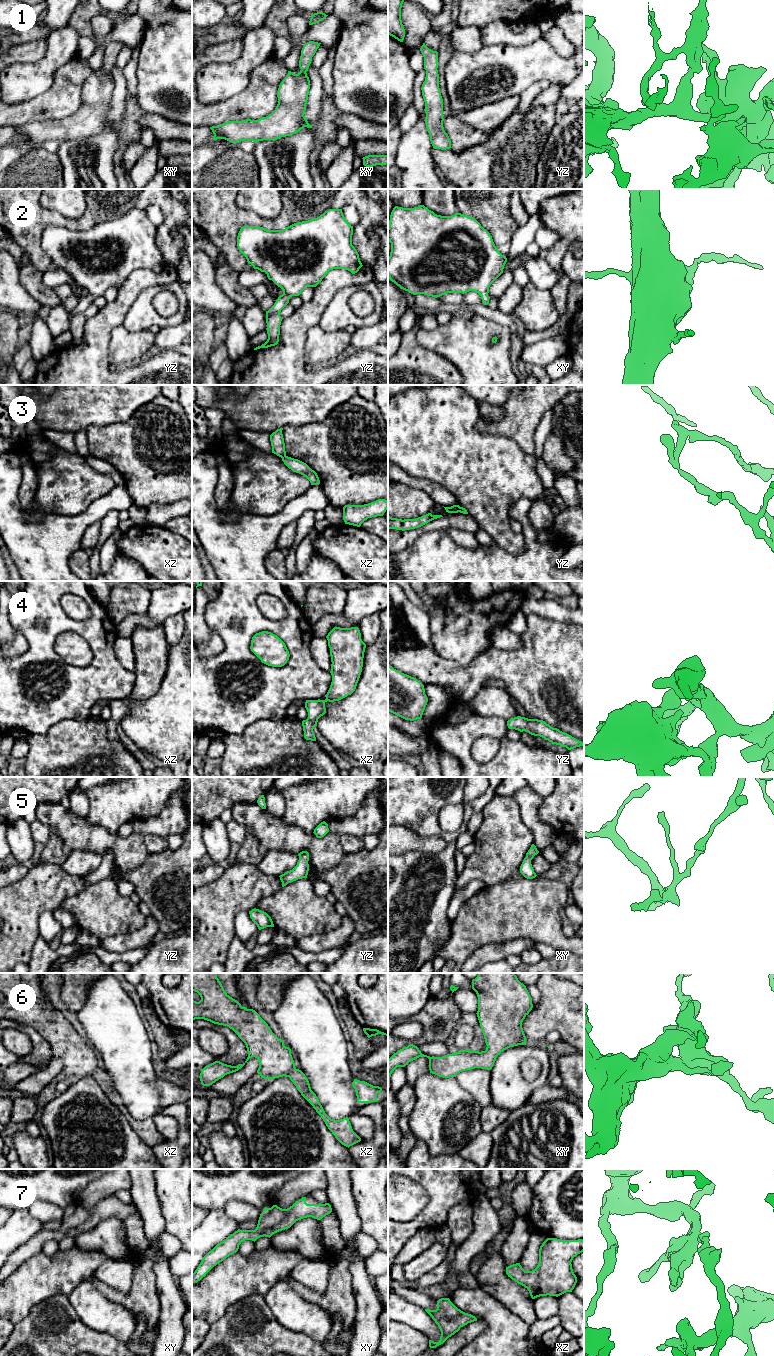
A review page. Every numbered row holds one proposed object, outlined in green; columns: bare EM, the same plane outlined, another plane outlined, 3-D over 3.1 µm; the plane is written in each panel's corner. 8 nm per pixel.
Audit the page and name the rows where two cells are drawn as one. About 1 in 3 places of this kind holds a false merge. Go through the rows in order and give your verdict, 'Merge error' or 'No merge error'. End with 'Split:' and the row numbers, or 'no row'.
1: No merge error
2: No merge error
3: Merge error
4: No merge error
5: No merge error
6: No merge error
7: No merge error
Split: 3

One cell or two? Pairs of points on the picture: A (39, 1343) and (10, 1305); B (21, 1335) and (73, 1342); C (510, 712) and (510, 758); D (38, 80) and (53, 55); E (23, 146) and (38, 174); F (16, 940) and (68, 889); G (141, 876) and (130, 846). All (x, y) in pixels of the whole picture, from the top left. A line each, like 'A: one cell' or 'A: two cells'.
A: two cells
B: one cell
C: two cells
D: one cell
E: two cells
F: one cell
G: two cells

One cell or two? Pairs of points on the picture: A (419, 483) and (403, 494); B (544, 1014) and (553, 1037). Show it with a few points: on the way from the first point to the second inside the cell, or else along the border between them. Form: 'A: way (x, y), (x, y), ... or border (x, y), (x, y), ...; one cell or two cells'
A: border (398, 482), (423, 490), (432, 501); two cells
B: border (559, 1032), (550, 1031), (543, 1043); two cells

